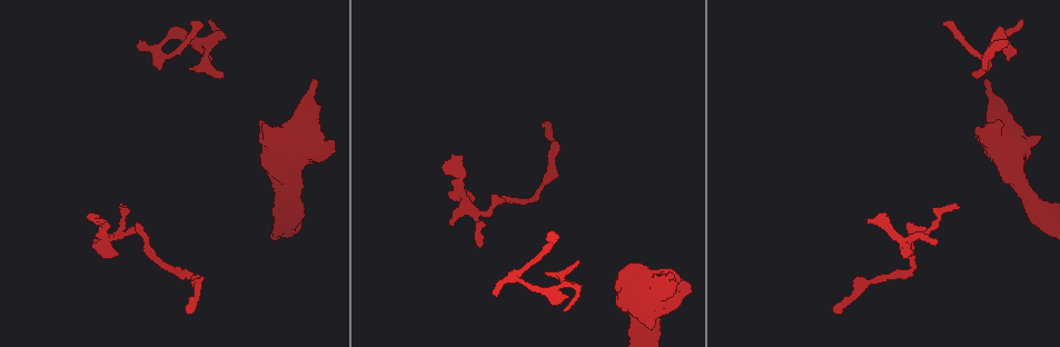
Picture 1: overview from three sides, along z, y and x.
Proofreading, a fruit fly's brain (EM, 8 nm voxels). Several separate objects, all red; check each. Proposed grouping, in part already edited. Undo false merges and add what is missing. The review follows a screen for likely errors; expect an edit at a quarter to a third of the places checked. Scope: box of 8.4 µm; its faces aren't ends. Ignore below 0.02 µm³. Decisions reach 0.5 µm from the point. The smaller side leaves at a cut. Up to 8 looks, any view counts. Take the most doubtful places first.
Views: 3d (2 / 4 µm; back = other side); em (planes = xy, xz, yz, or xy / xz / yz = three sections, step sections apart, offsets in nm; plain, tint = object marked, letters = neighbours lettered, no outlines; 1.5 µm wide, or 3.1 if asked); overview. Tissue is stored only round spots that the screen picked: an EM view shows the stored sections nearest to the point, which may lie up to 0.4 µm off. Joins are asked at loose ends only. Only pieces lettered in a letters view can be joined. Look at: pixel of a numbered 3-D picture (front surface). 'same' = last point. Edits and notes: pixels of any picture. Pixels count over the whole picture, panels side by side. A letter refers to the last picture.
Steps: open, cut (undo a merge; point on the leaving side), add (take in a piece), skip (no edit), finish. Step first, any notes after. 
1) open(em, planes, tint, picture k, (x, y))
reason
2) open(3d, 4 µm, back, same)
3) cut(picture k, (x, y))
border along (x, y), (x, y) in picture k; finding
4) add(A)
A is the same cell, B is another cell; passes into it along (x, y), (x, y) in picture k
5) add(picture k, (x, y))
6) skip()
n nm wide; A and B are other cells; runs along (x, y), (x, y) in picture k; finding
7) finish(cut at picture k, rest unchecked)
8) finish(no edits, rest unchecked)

open(3d, 4 µm, back, picture 1, (107, 221))

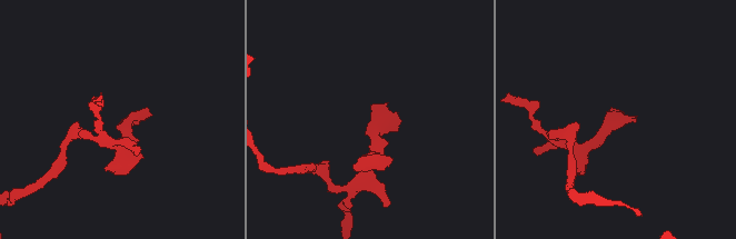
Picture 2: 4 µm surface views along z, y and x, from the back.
open(em, planes, letters, picture 2, (372, 105))
now the EM

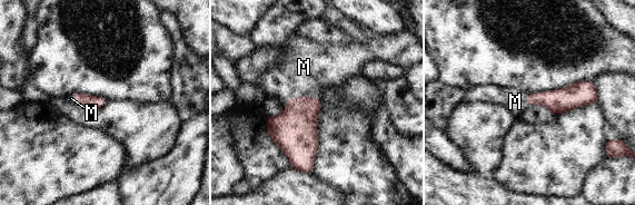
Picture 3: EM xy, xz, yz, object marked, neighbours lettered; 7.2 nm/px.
add(M)
M touches over 240 nm; M is the same cell; the neuron continues

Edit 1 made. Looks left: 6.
open(overview)

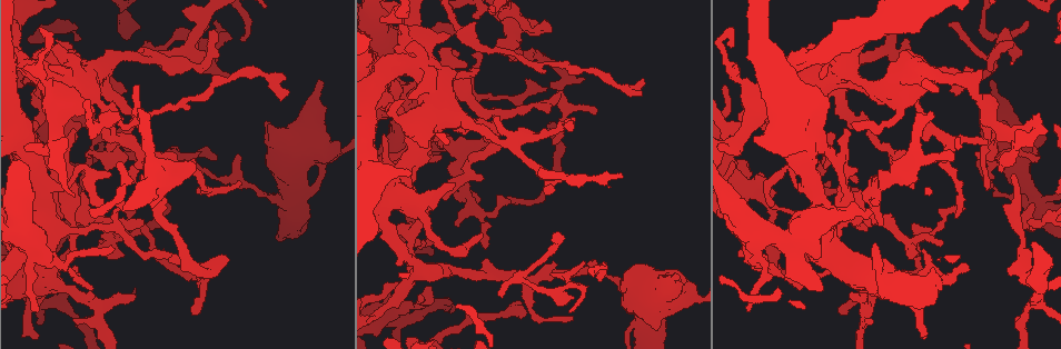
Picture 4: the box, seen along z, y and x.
open(3d, 4 µm, picture 4, (675, 275))
branch stops here

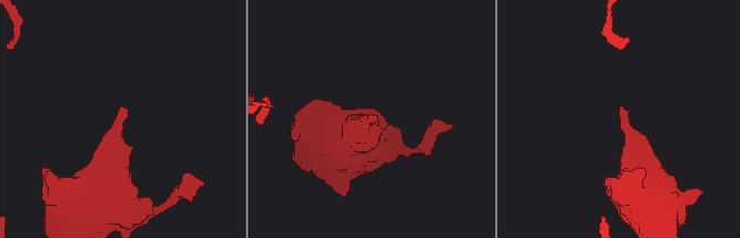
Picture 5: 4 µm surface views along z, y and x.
open(em, planes, letters, picture 5, (120, 107))
need the tissue

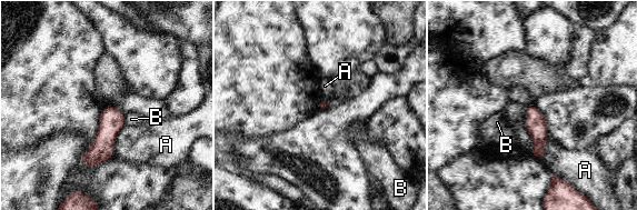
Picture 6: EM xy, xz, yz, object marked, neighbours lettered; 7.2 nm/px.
skip()
A touches over 320 nm; A and B are other cells; border along (525, 108), (530, 150) in picture 6; none of them fits

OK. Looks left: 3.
open(em, planes, letters, picture 4, (485, 246))
thin end

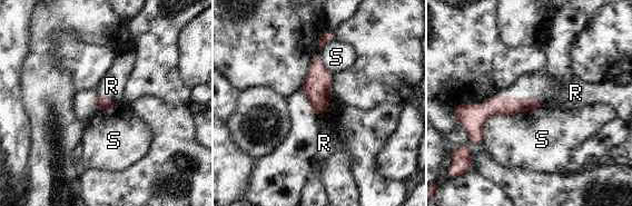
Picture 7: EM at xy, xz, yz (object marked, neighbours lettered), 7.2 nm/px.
add(R)
80 nm wide; S touches over 550 nm; R is the same cell, S is another cell; it goes on there

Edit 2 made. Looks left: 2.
finish(add at picture 3, add at picture 7, rest unchecked)

